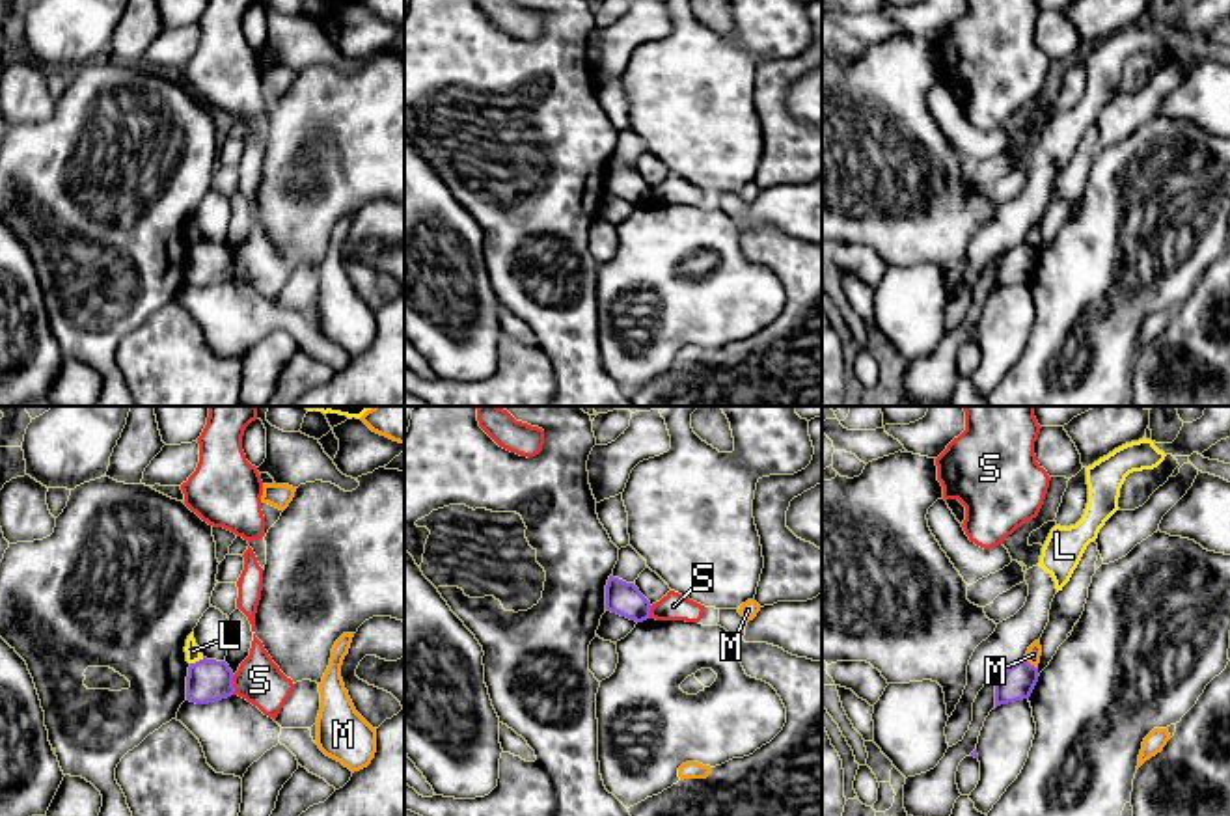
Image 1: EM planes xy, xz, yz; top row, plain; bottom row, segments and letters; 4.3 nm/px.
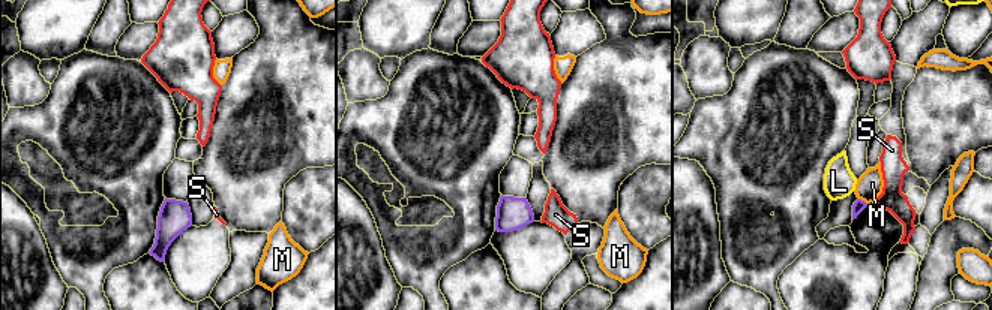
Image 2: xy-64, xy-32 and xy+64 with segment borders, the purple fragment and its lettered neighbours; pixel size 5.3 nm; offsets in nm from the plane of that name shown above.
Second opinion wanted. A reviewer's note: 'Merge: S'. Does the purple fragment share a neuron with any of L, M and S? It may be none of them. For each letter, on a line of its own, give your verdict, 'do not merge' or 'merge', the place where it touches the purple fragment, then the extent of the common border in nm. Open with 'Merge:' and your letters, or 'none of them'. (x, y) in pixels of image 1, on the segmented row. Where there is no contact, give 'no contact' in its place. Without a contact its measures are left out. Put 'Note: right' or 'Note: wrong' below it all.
Merge: none of them
L: do not merge; meets purple in xy at (196, 662); contact 70 nm long
M: do not merge; meets purple in yz at (1029, 664); contact 60 nm long
S: do not merge; meets purple in xy at (232, 684); contact 90 nm long
Note: wrong

